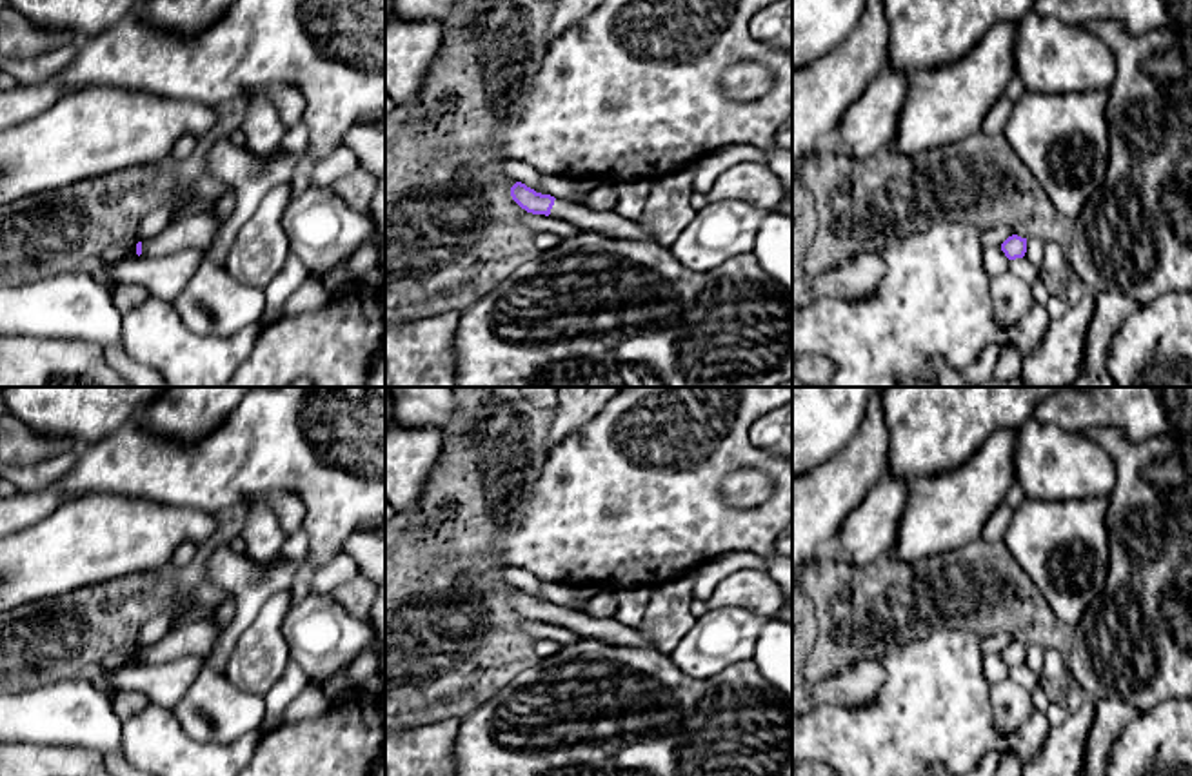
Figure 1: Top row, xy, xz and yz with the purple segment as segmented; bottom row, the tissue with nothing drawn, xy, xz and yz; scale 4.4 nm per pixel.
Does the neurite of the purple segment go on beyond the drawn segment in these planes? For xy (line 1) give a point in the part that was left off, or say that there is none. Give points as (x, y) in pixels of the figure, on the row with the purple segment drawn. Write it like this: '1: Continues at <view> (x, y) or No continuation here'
1: No continuation here

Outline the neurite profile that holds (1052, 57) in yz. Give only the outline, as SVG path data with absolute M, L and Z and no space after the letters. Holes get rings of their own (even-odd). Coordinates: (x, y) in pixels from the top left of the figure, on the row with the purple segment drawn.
M1036 11L1018 24L1014 62L1016 76L1034 93L1108 89L1116 75L1114 53L1101 38Z

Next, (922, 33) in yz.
M883 0L887 64L916 73L961 60L998 22L1023 22L1038 0Z

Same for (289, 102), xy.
M282 82L269 84L249 91L245 100L260 96L267 96L274 102L280 120L287 129L302 122L305 102L296 87Z

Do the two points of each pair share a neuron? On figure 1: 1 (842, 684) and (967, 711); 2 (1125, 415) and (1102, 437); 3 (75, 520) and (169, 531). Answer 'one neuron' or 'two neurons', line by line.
1: two neurons
2: two neurons
3: one neuron

